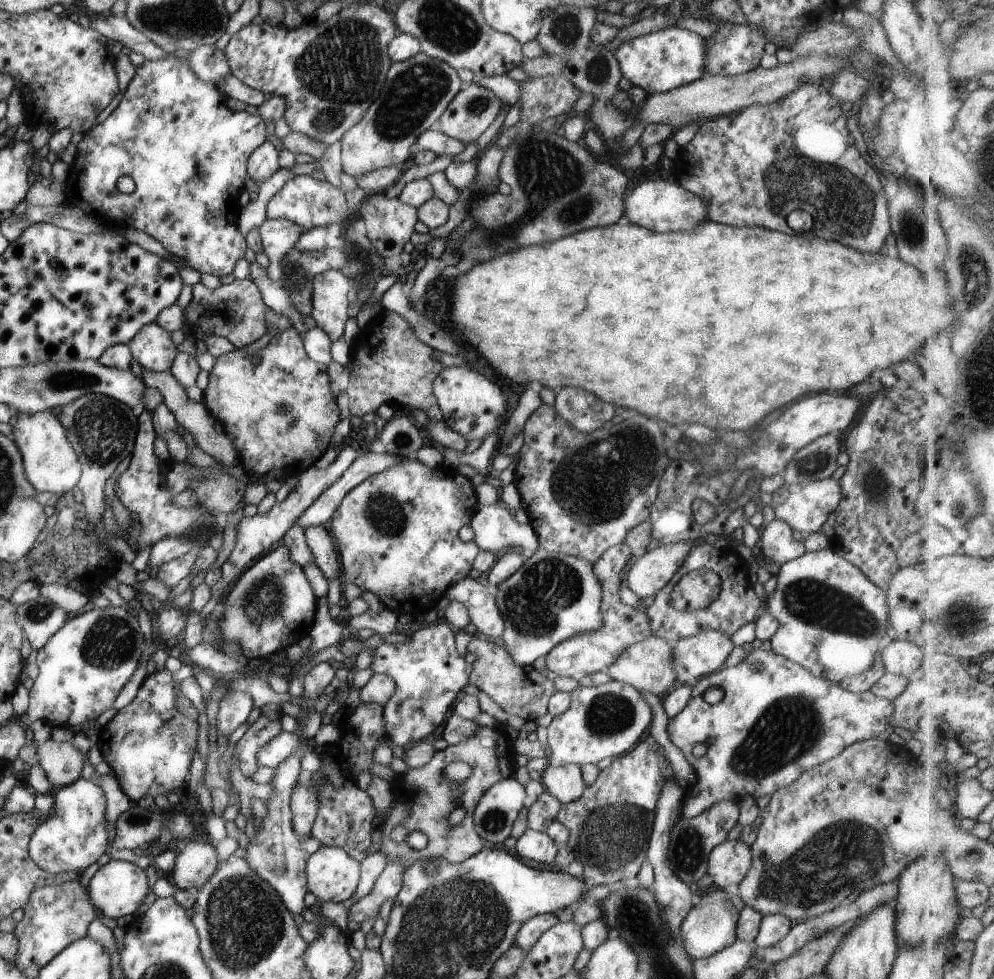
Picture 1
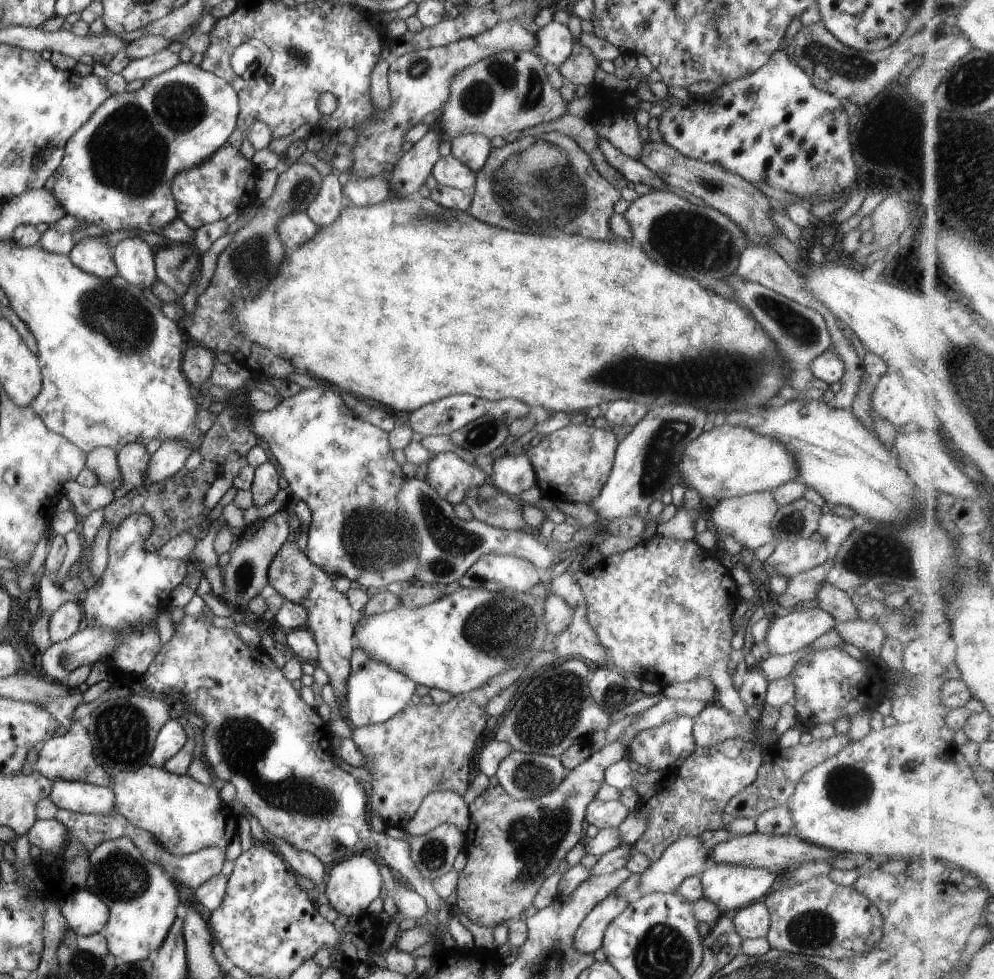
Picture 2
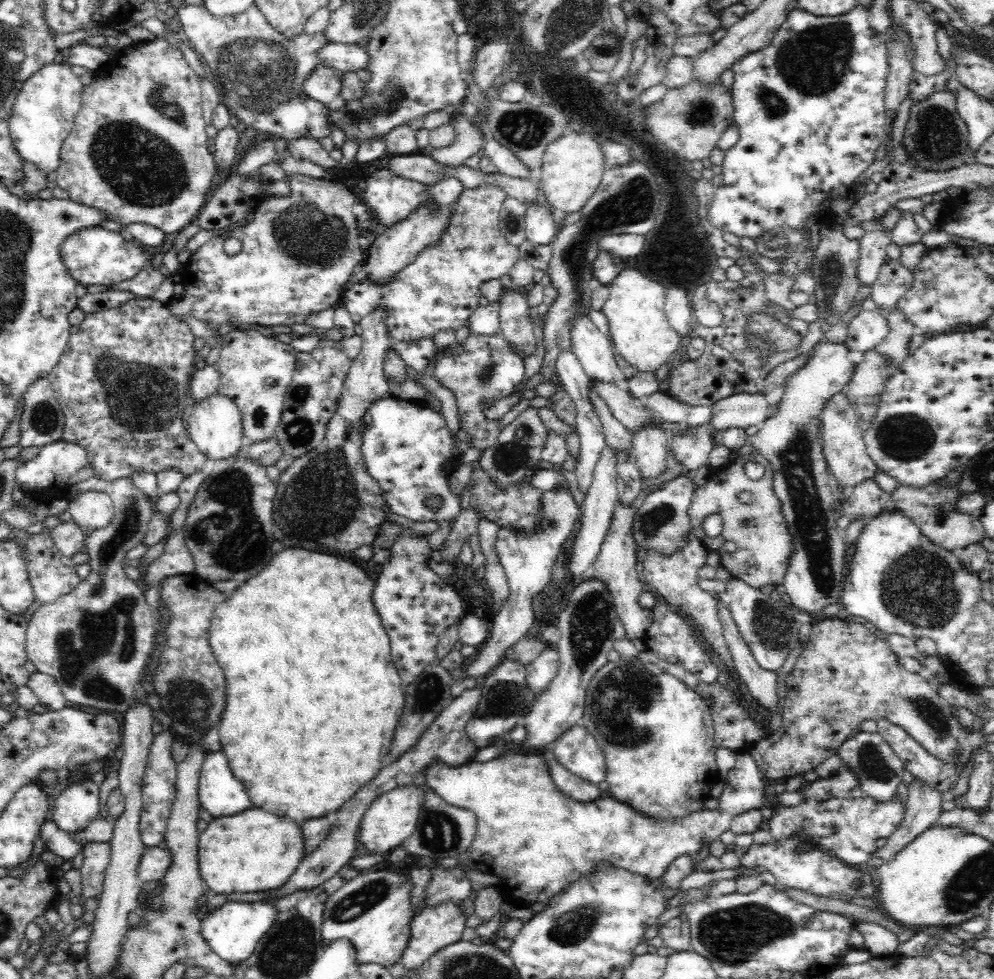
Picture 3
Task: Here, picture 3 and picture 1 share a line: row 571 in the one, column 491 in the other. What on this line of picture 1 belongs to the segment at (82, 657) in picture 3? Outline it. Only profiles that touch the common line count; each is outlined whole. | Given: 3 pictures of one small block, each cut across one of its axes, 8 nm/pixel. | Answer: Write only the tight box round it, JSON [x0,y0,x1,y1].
[439,81,502,145]

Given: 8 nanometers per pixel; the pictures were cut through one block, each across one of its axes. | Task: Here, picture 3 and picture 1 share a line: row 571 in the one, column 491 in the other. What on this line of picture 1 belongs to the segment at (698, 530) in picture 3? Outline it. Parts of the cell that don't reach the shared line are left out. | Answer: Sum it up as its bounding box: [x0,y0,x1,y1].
[378,727,518,868]

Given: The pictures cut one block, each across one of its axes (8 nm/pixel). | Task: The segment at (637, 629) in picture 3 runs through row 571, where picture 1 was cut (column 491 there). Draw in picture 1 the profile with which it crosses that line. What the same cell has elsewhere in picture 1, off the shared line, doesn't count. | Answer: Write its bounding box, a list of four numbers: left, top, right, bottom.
[442,577,504,641]

